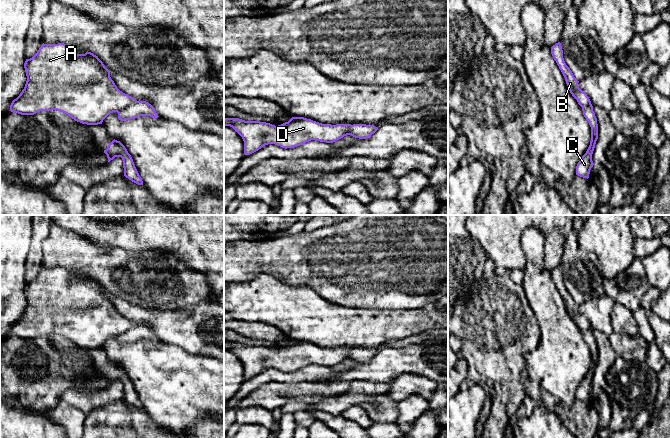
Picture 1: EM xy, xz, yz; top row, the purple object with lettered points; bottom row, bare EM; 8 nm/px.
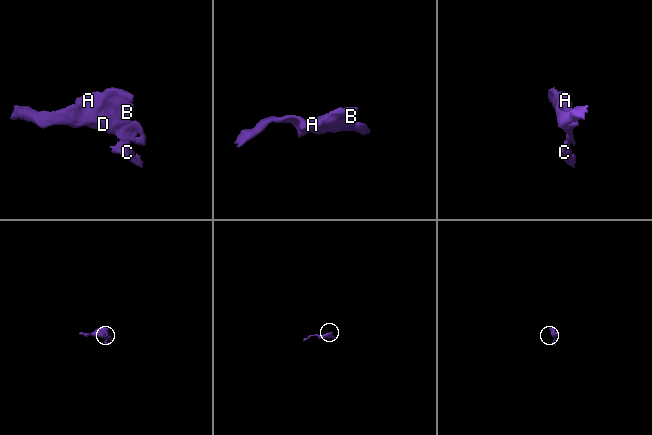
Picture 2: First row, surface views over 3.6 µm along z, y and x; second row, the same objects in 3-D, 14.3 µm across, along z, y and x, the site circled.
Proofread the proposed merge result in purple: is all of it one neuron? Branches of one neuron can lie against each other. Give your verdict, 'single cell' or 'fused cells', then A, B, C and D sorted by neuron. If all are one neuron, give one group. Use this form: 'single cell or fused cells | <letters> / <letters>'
fused cells | A B D / C

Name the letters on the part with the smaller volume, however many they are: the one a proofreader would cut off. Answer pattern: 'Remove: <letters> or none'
Remove: C

